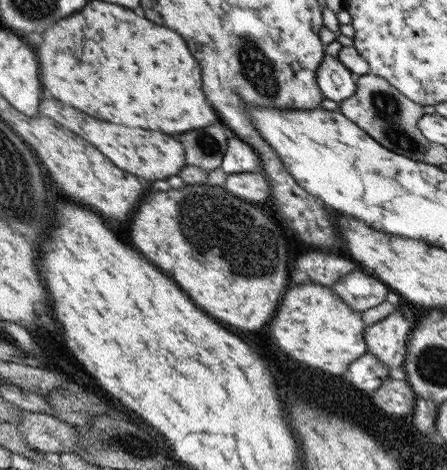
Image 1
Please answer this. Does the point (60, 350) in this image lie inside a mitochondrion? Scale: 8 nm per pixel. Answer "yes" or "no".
no

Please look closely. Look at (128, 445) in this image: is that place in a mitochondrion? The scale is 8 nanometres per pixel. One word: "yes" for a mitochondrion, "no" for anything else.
no

